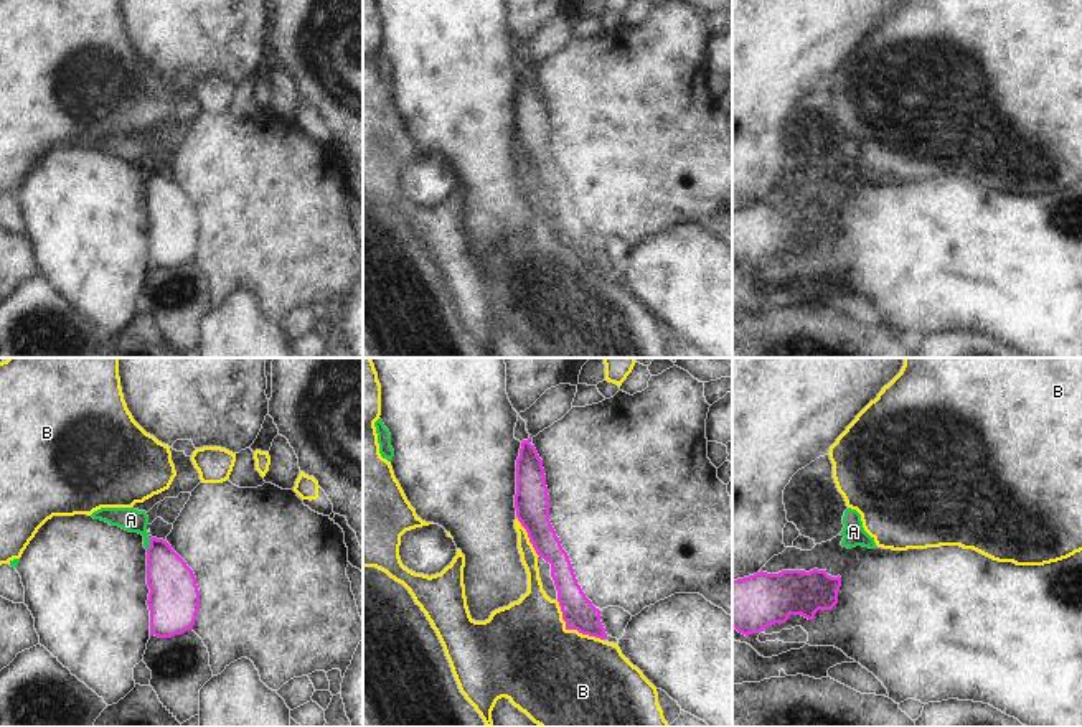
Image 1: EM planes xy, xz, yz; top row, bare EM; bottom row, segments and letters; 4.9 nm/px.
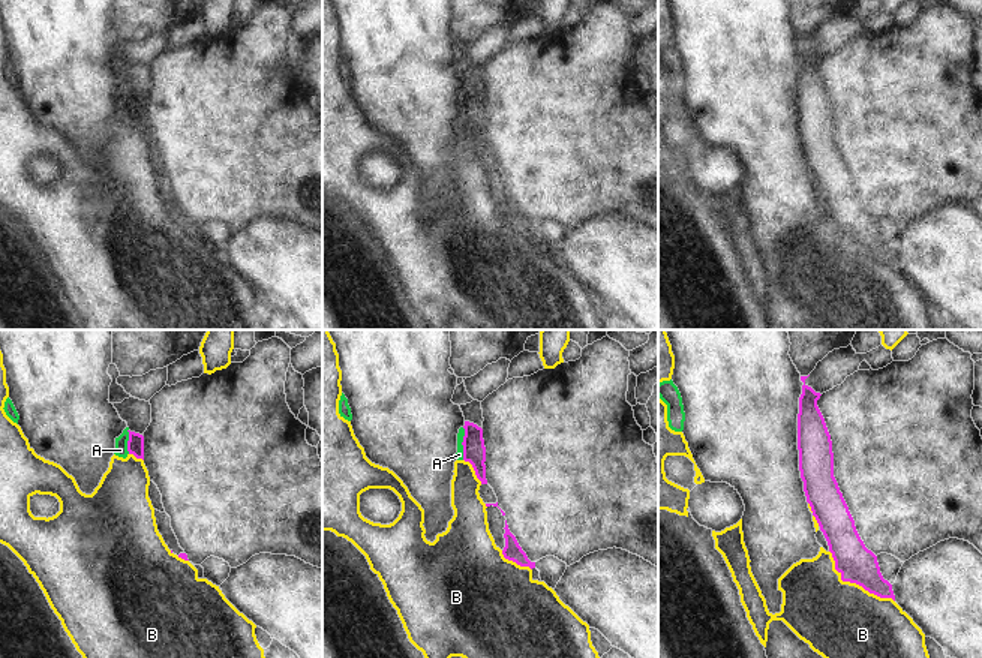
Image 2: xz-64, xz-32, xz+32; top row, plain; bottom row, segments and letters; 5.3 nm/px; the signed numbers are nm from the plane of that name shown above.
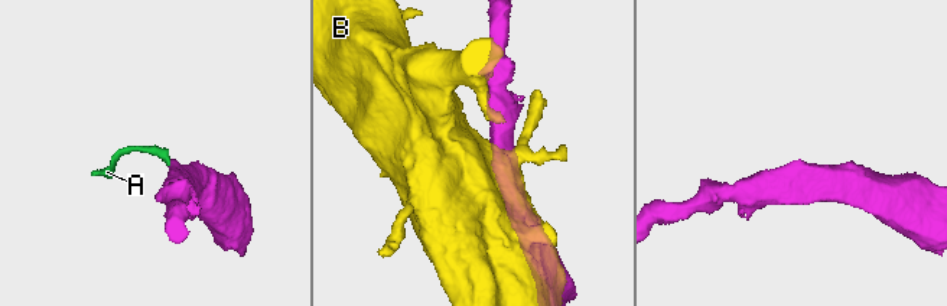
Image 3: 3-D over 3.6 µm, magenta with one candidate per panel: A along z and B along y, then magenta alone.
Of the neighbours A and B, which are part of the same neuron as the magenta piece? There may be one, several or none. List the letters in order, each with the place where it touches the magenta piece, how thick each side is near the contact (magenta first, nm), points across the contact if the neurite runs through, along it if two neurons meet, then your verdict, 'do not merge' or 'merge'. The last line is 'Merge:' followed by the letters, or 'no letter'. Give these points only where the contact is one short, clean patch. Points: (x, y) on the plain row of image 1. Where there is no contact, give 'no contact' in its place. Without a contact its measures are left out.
A: contact xy (150, 173); calibres 220 and 120 nm; border xy (149, 167), (147, 180); do not merge
B: contact xz (571, 259); calibres 160 and 480 nm; do not merge
Merge: no letter

